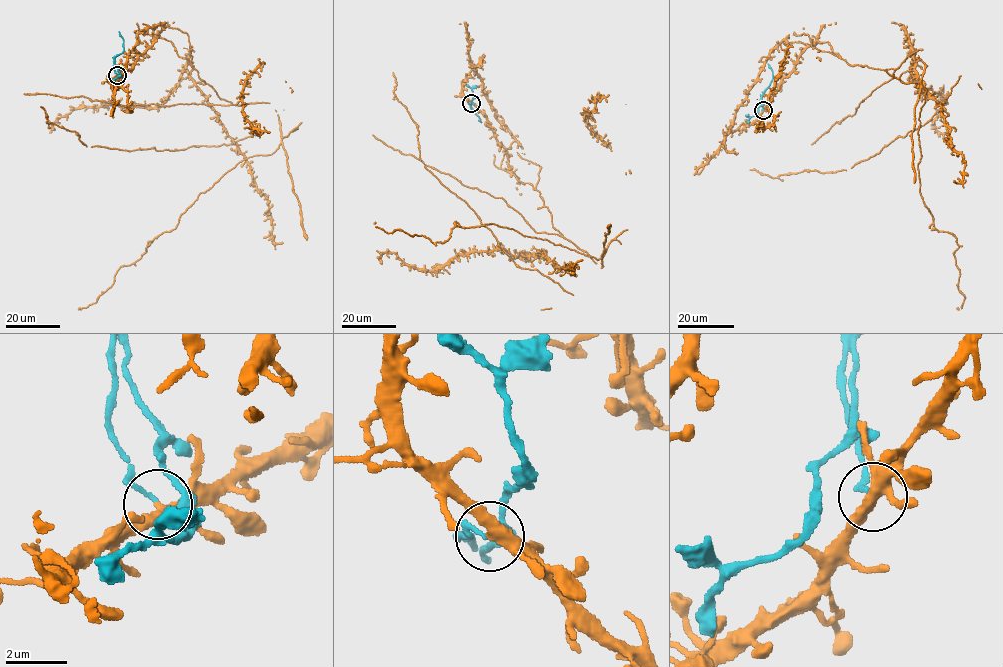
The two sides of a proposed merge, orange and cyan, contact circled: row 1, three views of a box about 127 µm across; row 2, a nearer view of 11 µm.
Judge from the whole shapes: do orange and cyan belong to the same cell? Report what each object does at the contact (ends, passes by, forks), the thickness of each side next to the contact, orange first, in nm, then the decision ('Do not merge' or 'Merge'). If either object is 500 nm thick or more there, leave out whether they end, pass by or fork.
At the ring orange passes by. At the ring cyan ends. Thickness 380 nm (orange) against 130 nm. Do not merge

